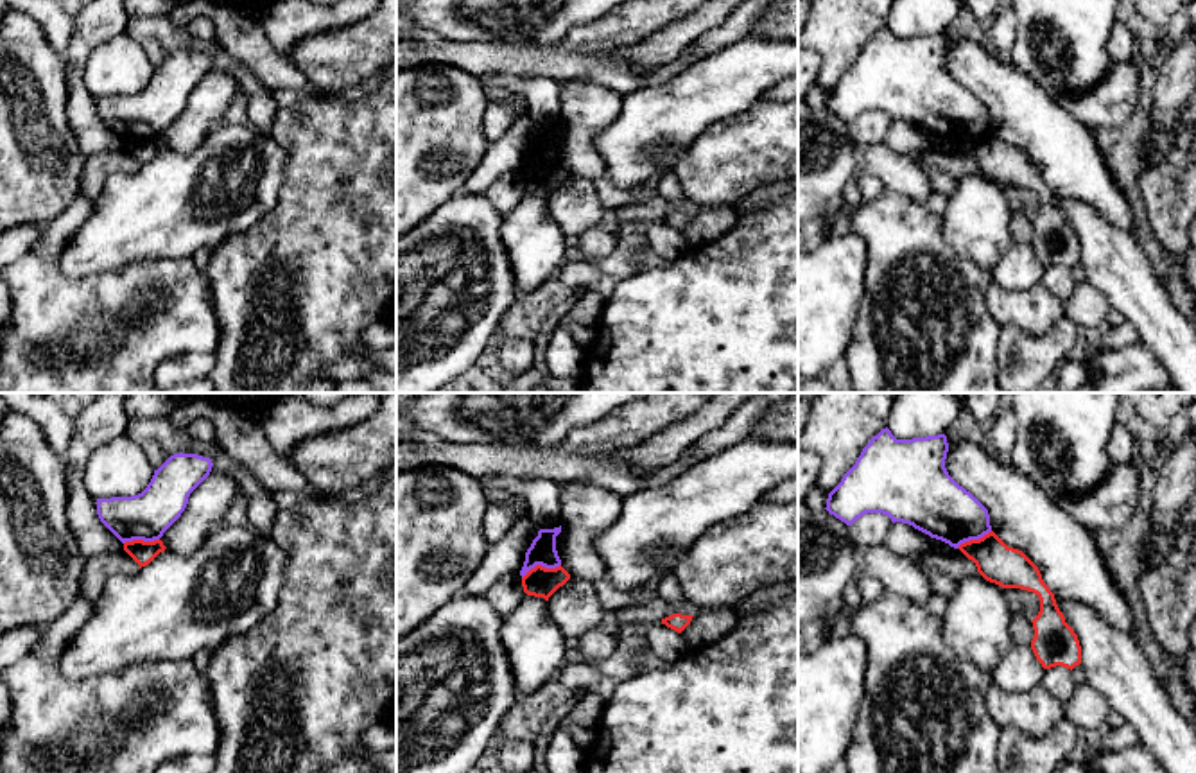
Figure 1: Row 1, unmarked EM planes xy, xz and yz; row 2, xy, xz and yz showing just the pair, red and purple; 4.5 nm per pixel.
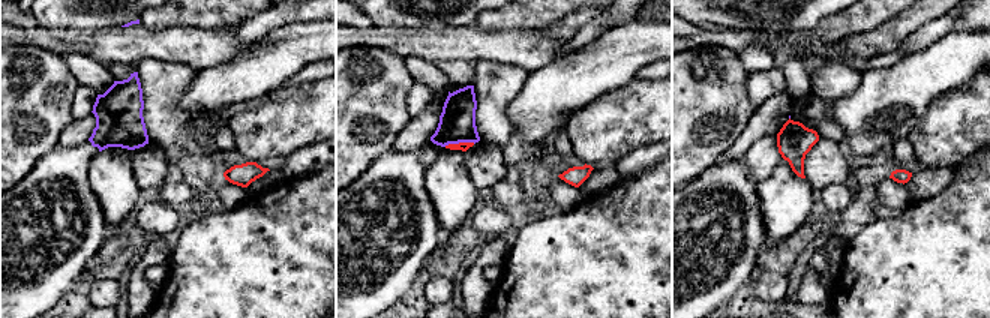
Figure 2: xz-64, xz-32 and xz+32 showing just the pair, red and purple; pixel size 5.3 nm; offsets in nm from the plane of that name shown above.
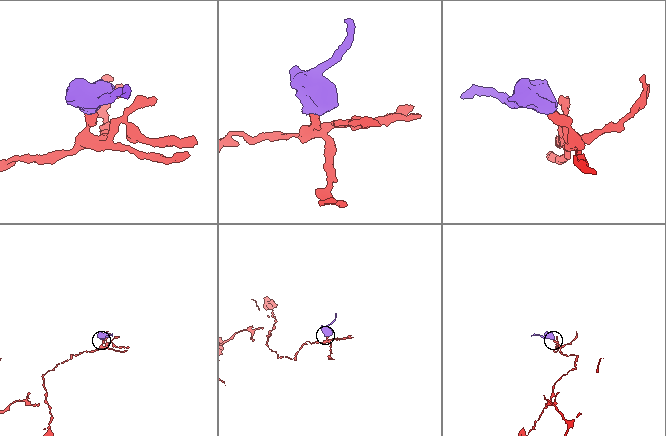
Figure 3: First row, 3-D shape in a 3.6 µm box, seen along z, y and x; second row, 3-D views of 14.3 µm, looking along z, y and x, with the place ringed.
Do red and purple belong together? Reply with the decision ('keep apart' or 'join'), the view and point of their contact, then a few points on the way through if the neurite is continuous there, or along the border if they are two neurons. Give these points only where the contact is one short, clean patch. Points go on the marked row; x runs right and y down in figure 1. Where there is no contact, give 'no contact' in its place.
keep apart; meets red in xz at (540, 565); border along xz (560, 564), (554, 567), (535, 565), (522, 578)

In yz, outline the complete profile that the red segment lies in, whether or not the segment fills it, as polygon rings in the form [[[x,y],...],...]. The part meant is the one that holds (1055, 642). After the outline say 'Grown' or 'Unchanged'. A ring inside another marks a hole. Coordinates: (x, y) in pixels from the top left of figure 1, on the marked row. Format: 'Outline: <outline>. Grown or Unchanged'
Outline: [[[993,531],[979,540],[965,542],[958,549],[975,563],[986,581],[1038,595],[1040,612],[1031,621],[1035,630],[1031,649],[1044,669],[1062,665],[1072,671],[1081,664],[1078,635],[1065,622],[1038,567],[1022,551],[1008,547]]]. Unchanged

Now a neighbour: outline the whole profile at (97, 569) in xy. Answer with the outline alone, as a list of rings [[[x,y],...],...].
[[[124,549],[91,556],[84,563],[81,595],[97,603],[109,578],[134,576],[138,570],[140,565]]]

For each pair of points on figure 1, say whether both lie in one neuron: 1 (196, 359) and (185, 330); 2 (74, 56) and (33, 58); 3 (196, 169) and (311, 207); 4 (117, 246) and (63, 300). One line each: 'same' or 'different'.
1: different
2: different
3: different
4: different

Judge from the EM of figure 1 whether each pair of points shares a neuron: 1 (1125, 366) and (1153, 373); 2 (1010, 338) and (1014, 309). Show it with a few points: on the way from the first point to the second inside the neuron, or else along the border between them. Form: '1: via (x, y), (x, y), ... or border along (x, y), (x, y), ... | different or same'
1: via (1132, 372), (1146, 373) | same
2: border along (1053, 323), (1037, 336), (1001, 327) | different

